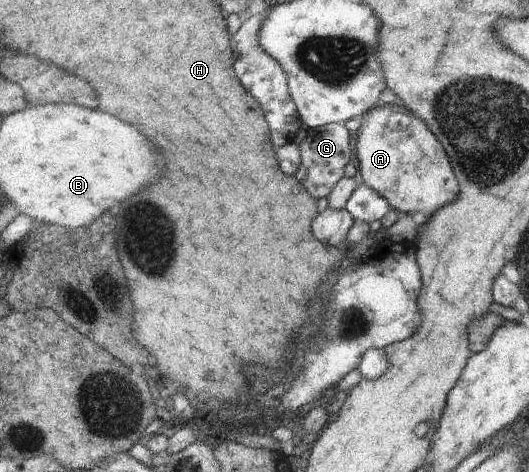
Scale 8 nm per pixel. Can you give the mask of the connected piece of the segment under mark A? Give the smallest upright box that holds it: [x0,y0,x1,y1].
[356,103,458,214]

